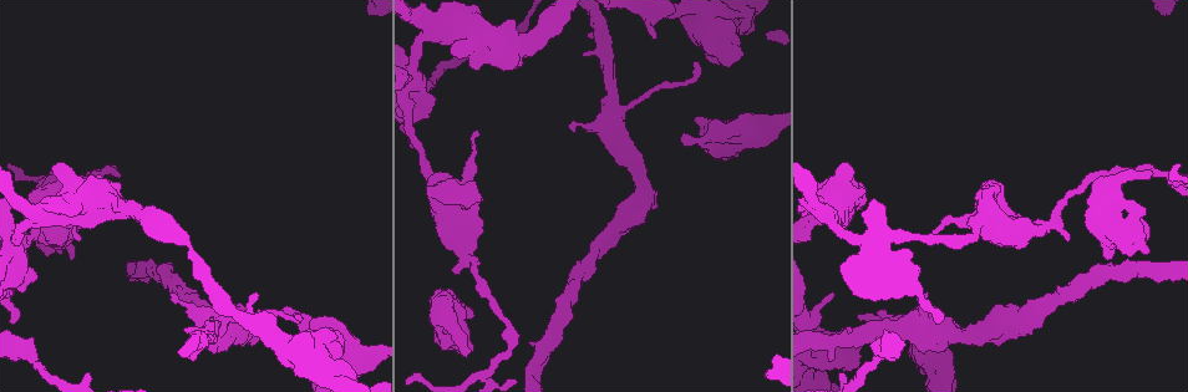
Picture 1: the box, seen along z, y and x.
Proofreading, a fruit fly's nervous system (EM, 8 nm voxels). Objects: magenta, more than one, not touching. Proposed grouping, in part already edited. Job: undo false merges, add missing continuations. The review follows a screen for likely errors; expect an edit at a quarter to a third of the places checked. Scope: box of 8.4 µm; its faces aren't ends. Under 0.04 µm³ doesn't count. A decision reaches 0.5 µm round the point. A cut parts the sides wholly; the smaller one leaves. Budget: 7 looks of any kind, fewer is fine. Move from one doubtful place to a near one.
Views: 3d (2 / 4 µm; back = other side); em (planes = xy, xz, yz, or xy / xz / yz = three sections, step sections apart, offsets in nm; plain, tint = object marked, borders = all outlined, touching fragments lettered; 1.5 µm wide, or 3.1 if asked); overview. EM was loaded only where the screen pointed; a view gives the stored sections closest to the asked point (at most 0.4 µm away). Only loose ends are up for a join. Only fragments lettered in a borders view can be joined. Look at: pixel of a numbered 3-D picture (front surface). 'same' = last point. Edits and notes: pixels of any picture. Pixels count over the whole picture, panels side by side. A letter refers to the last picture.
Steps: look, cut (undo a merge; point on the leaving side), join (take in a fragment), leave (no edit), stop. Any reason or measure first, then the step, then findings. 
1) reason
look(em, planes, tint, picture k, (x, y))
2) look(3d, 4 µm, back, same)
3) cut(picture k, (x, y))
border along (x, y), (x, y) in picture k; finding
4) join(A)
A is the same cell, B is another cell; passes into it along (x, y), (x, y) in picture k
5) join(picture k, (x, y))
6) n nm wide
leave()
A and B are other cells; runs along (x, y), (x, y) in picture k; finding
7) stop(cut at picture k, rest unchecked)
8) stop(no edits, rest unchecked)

free end
look(em, yz, step 4, tint, picture 1, (685, 137))

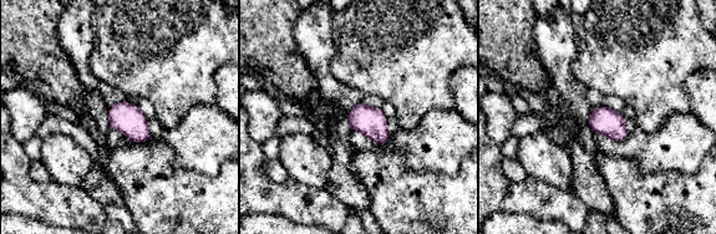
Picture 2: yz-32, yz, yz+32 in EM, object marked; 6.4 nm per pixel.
look(em, planes, borders, same)

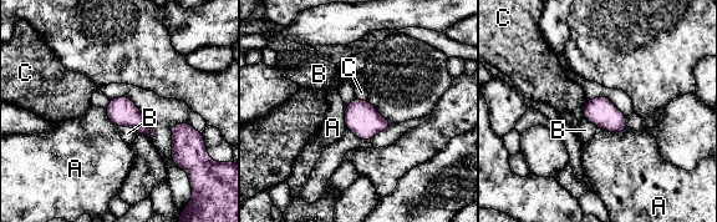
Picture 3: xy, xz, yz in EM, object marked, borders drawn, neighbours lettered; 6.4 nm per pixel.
leave()
A, B and C are other cells; border along (118, 126), (132, 126), (137, 131) in picture 3; none of them fits

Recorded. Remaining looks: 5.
long arm stops here
look(em, planes, tint, picture 1, (89, 372))

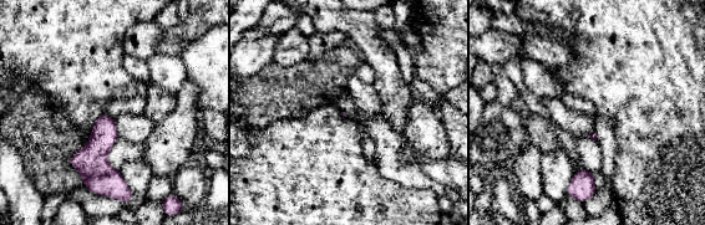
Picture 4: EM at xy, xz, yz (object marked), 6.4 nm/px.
look(em, planes, borders, same)

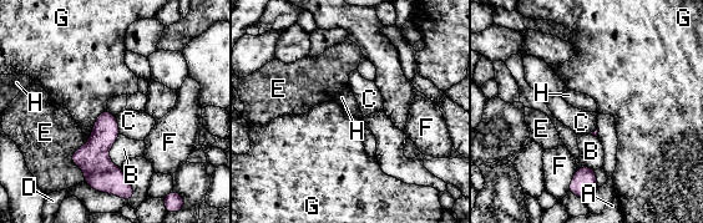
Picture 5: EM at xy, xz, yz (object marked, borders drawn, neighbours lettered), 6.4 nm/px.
leave()
A, B, C, D, E, F, G and H are other cells; border along (107, 110), (115, 116) in picture 5; no lettered fragment goes on from it

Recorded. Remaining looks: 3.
branch stops here
look(em, xz, step 8, borders, picture 1, (441, 202))

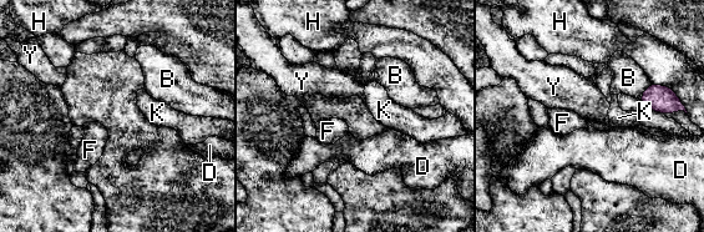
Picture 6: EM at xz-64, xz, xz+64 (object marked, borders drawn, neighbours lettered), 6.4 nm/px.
look(em, planes, borders, same)

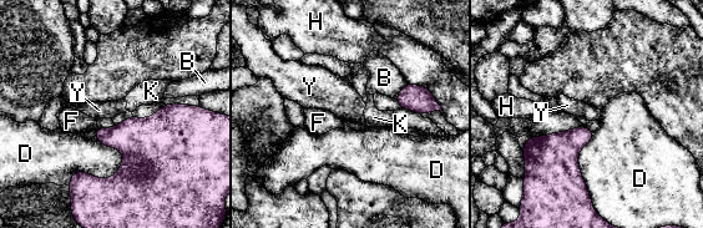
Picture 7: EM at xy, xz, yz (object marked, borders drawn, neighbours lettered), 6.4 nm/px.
160 nm wide
leave()
B, D, F, H, K and Y are other cells; border along (125, 153), (69, 185) in picture 7; none of them fits

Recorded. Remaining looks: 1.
stop(no edits, rest unchecked)

